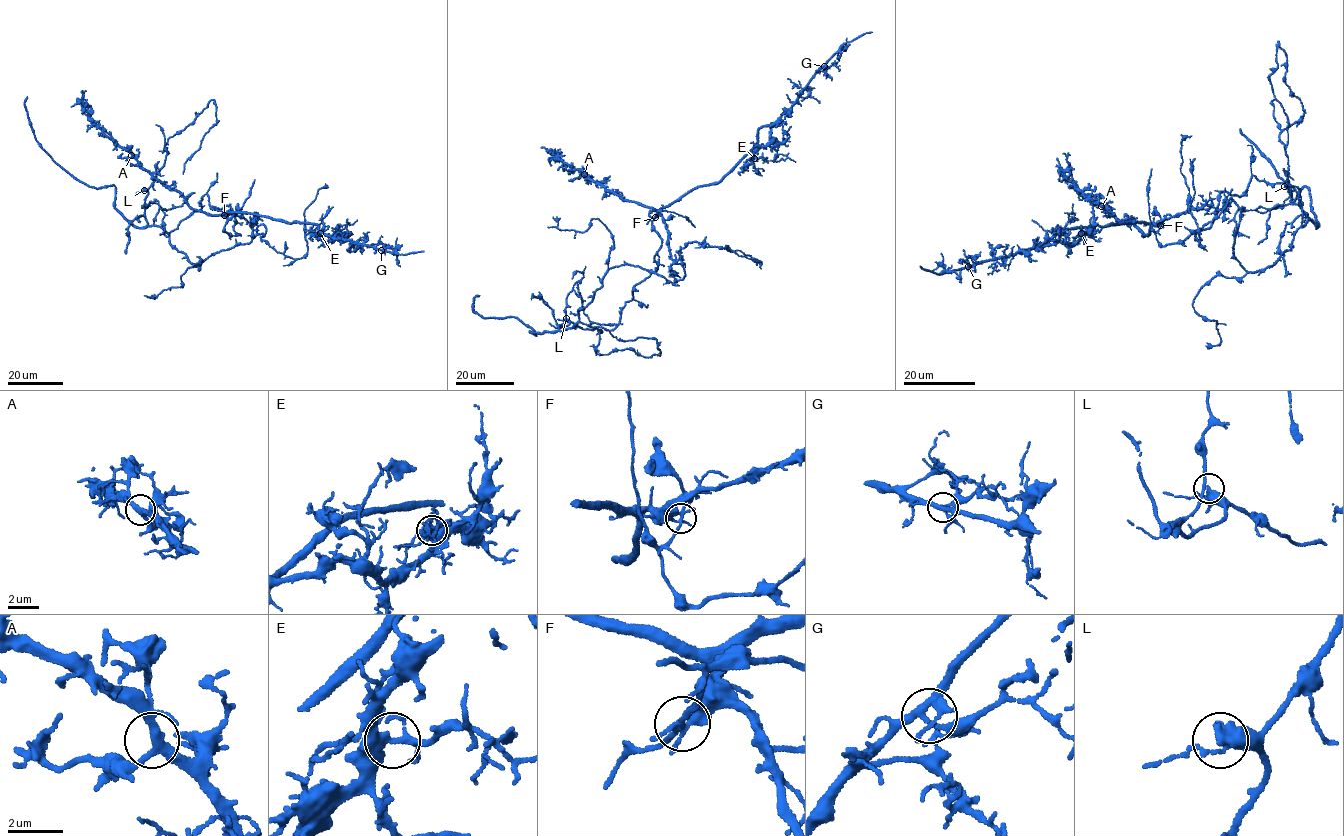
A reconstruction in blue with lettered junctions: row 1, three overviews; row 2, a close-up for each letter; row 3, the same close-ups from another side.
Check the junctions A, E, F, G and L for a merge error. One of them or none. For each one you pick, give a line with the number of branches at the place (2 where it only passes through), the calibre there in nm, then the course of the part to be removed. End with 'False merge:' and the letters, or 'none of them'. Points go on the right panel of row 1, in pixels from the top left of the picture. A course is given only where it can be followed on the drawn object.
F: 5 | 260 nm | (1160, 225), (1181, 243), (1253, 175), (1299, 189), (1302, 222), (1253, 272), (1231, 198), (1195, 239), (1191, 136)
False merge: F

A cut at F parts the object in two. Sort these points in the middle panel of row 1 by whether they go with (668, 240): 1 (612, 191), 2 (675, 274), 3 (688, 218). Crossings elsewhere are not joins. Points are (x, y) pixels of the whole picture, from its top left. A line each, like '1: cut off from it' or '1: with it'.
1: with it
2: with it
3: cut off from it

